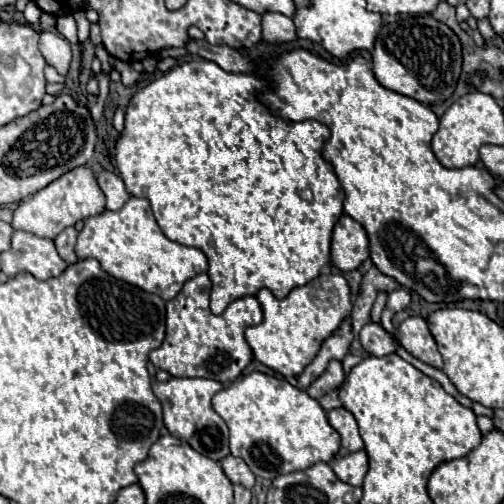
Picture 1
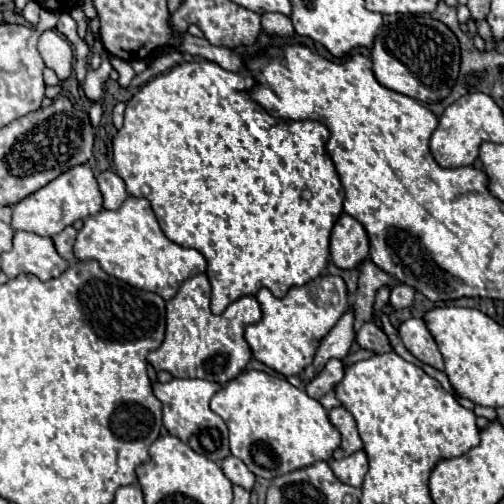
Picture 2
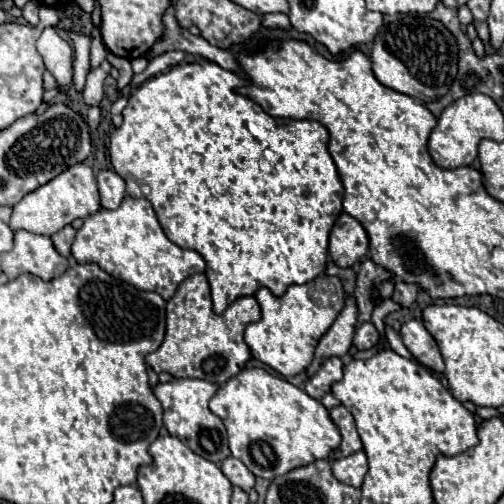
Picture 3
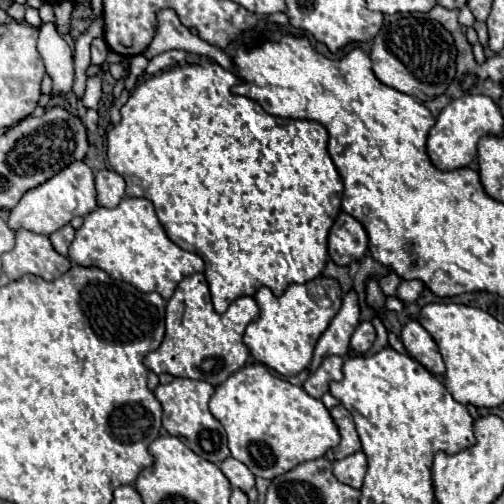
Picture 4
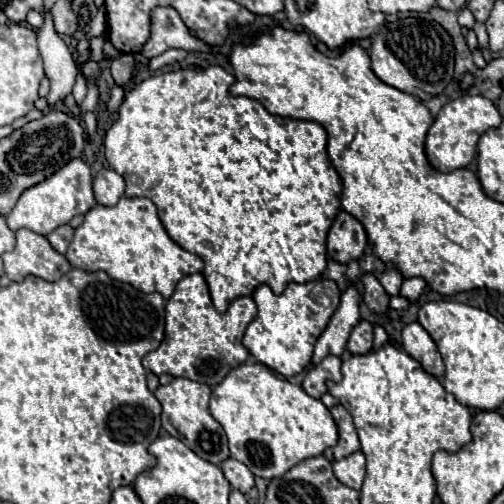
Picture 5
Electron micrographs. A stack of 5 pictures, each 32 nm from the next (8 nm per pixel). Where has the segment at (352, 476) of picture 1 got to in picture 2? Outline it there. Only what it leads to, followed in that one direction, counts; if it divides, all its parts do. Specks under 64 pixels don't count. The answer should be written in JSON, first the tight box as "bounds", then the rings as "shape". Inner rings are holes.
{"bounds":[328,450,368,486],"shape":[[[364,450],[344,456],[340,460],[332,460],[328,464],[334,470],[336,478],[342,480],[344,484],[350,484],[350,486],[362,486],[362,480],[368,472],[368,458],[366,458]]]}

